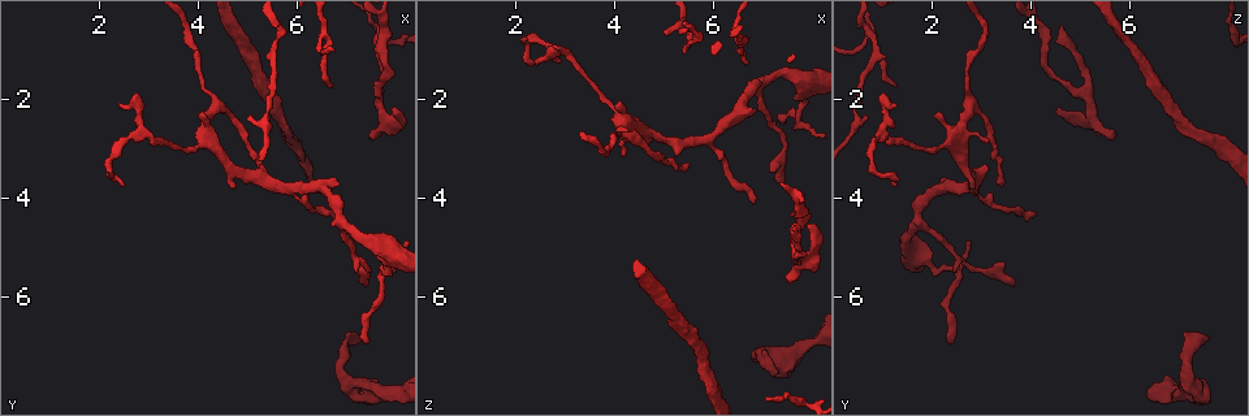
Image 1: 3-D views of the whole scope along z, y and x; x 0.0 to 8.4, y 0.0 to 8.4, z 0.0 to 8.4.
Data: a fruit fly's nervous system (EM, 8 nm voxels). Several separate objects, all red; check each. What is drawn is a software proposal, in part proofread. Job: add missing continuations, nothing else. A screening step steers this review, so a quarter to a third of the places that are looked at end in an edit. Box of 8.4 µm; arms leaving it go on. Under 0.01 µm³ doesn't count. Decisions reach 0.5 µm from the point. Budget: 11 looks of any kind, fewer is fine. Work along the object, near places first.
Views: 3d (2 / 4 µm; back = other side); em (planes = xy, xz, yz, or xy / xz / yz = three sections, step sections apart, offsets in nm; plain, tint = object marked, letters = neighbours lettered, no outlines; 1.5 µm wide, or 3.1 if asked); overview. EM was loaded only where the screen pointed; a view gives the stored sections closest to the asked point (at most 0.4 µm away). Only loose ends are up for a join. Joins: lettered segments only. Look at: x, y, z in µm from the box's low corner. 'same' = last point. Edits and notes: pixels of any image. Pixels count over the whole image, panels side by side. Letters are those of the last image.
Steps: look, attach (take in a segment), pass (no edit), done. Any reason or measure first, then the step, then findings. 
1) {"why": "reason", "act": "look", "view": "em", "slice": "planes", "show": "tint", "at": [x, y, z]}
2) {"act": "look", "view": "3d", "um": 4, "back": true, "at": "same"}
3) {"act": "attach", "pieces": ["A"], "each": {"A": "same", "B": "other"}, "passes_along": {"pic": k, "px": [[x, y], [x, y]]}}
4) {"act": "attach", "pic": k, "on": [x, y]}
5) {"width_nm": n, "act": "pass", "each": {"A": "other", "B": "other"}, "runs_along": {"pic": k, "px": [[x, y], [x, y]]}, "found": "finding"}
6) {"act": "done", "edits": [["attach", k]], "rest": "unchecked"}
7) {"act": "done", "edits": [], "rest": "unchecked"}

{"why": "tapers out", "act": "look", "view": "em", "slice": "planes", "show": "tint", "at": [2.45, 2.10, 1.25]}

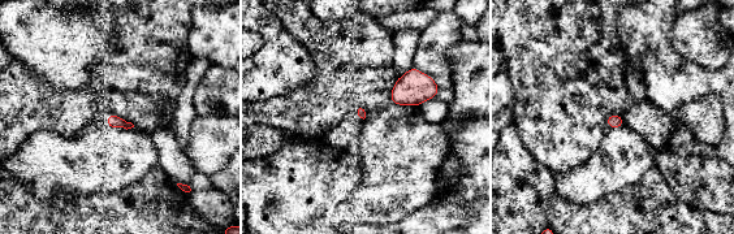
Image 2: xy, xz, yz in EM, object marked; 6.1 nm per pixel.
{"act": "look", "view": "em", "slice": "planes", "show": "letters", "at": "same"}

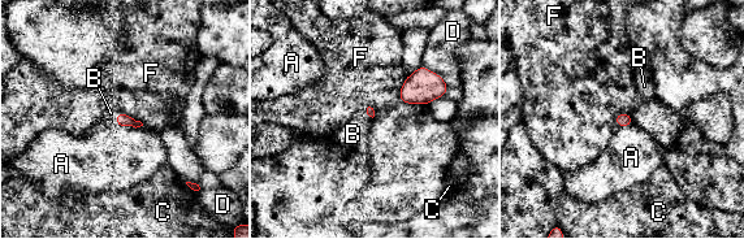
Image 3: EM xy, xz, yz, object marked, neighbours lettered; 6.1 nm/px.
{"longest_contact_nm": ["D", 220], "act": "attach", "pieces": ["B"], "each": {"A": "other", "B": "same", "C": "other", "D": "other", "F": "other"}, "found": "the cell continues"}

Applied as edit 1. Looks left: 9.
{"why": "free end", "act": "look", "view": "em", "slice": "planes", "show": "letters", "at": [6.85, 4.35, 4.05]}

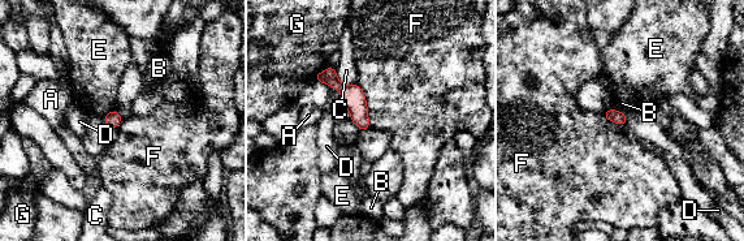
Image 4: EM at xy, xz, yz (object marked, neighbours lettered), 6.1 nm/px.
{"act": "pass", "each": {"A": "other", "B": "other", "C": "other", "D": "other", "E": "other", "F": "other", "G": "other"}, "found": "none of them fits"}

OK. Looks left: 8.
{"why": "an open end", "act": "look", "view": "em", "slice": "yz", "step": 8, "show": "tint", "at": [7.40, 2.75, 5.65]}

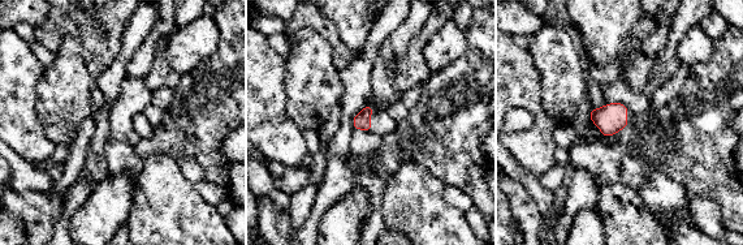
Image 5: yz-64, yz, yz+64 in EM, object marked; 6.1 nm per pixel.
{"act": "look", "view": "em", "slice": "yz", "step": 8, "show": "letters", "at": "same"}

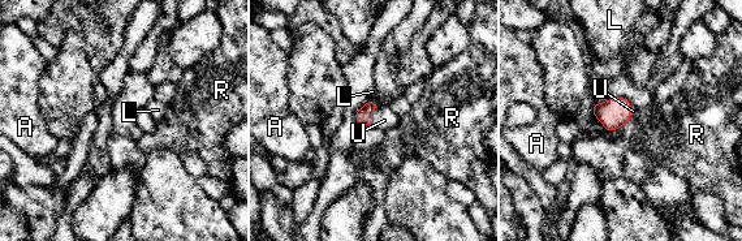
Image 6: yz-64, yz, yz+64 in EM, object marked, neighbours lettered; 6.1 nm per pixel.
{"width_nm": 110, "act": "attach", "pieces": ["U"], "each": {"A": "other", "L": "other", "R": "other", "U": "same"}, "passes_along": {"pic": 6, "px": [[365, 115], [372, 116], [384, 117]]}, "found": "it goes on there"}

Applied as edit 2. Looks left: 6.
{"act": "look", "view": "em", "slice": "planes", "show": "letters", "at": [7.25, 6.85, 7.50]}

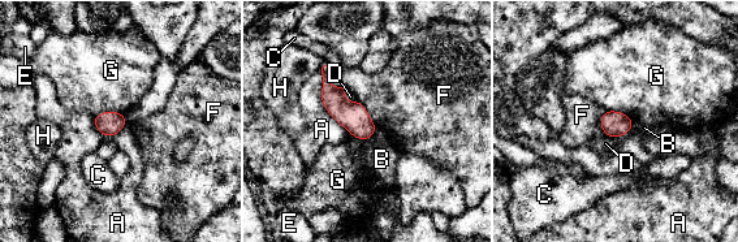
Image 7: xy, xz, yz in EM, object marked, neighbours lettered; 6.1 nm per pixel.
{"act": "pass", "each": {"A": "other", "B": "other", "C": "other", "D": "other", "E": "other", "F": "other", "G": "other", "H": "other"}, "runs_along": {"pic": 7, "px": [[324, 68], [328, 93], [365, 135]]}, "found": "none of them fits"}

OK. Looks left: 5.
{"act": "done", "edits": [["attach", 3], ["attach", 6]], "rest": "unchecked"}

